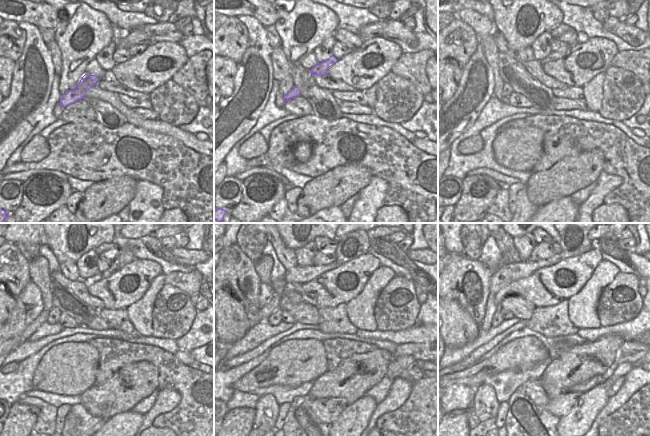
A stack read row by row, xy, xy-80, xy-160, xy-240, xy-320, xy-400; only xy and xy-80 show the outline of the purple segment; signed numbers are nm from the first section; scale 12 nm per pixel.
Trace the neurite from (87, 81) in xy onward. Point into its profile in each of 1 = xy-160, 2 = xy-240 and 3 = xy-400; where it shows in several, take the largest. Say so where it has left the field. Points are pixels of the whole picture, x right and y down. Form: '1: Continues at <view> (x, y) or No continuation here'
1: Continues at xy-160 (553, 56)
2: Continues at xy-240 (124, 256)
3: Continues at xy-400 (577, 243).

